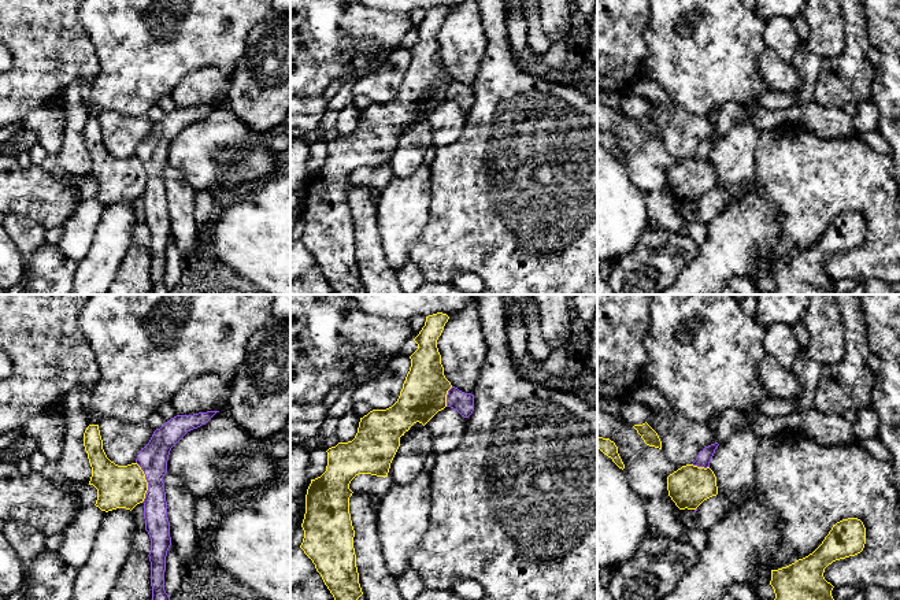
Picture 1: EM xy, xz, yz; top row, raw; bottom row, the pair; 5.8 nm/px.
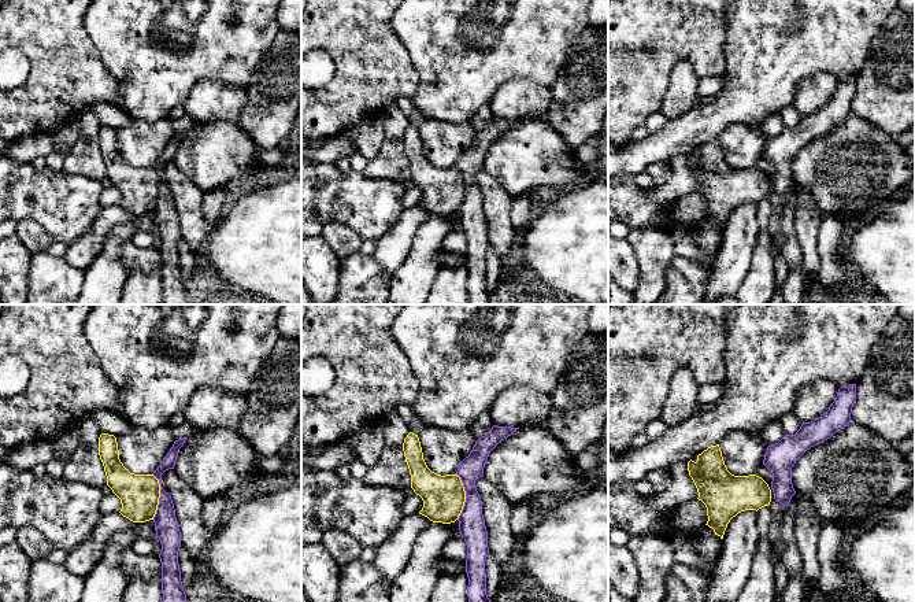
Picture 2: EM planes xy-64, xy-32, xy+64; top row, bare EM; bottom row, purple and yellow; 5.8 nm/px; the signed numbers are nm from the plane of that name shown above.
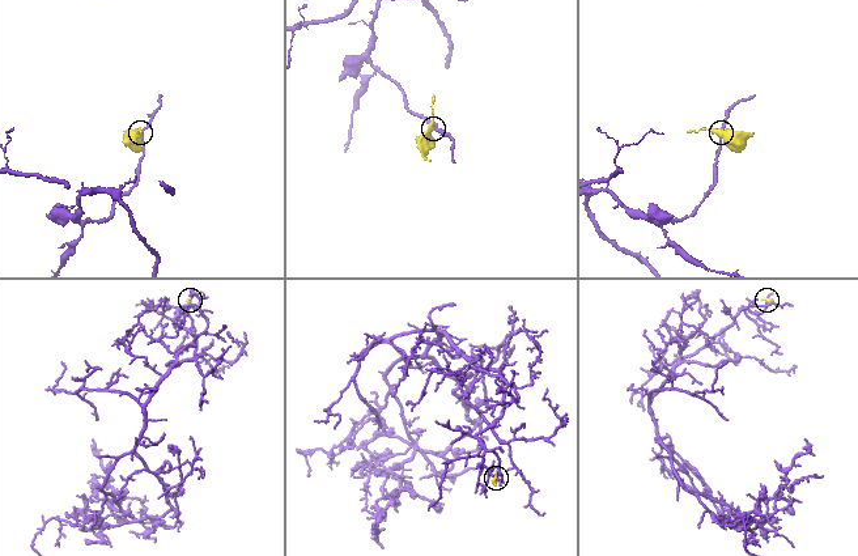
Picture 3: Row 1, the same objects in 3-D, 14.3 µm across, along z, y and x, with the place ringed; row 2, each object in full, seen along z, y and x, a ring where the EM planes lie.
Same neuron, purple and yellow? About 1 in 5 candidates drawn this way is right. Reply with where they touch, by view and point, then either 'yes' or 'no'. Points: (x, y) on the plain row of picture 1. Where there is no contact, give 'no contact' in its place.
contact xy (147, 174); no

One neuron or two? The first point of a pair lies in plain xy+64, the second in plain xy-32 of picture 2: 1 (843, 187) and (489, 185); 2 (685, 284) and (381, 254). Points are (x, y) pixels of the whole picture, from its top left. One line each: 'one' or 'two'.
1: two
2: two

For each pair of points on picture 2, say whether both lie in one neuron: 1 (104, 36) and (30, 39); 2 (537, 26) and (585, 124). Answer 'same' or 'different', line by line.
1: different
2: different

